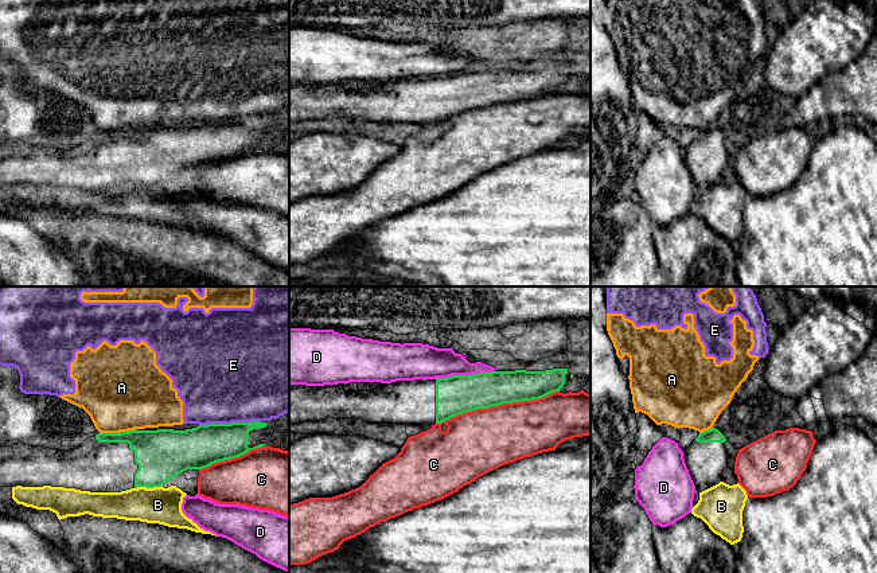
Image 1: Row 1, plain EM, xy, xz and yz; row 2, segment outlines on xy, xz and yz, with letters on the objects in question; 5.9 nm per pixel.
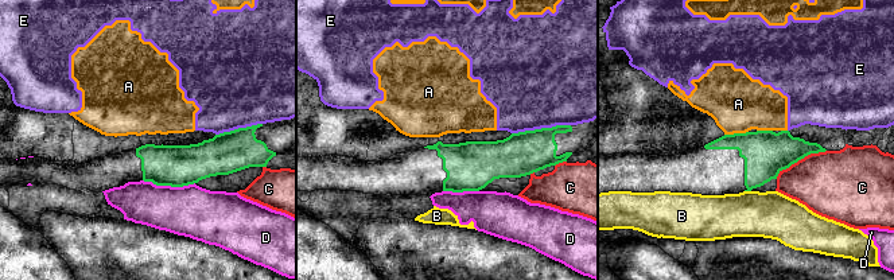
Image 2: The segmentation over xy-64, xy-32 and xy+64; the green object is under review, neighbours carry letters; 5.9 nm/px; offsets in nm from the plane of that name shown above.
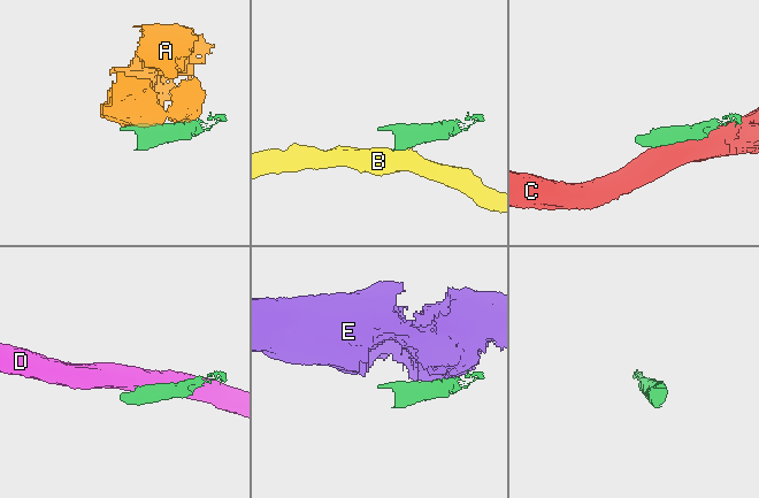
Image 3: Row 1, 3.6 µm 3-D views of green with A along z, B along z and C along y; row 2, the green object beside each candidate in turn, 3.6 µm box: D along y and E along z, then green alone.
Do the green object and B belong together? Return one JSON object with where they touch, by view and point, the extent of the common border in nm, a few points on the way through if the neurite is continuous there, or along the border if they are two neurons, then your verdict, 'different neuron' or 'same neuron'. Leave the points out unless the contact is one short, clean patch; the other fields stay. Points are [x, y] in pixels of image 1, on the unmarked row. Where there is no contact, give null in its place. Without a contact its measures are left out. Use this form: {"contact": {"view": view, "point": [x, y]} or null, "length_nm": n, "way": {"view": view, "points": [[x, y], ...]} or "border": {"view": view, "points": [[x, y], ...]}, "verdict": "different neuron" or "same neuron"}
{"contact": {"view": "xy", "point": [148, 186]}, "length_nm": 170, "border": {"view": "xy", "points": [[162, 183], [135, 187]]}, "verdict": "different neuron"}

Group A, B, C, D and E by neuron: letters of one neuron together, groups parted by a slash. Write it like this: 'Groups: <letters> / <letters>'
Groups: A E / B / C / D

